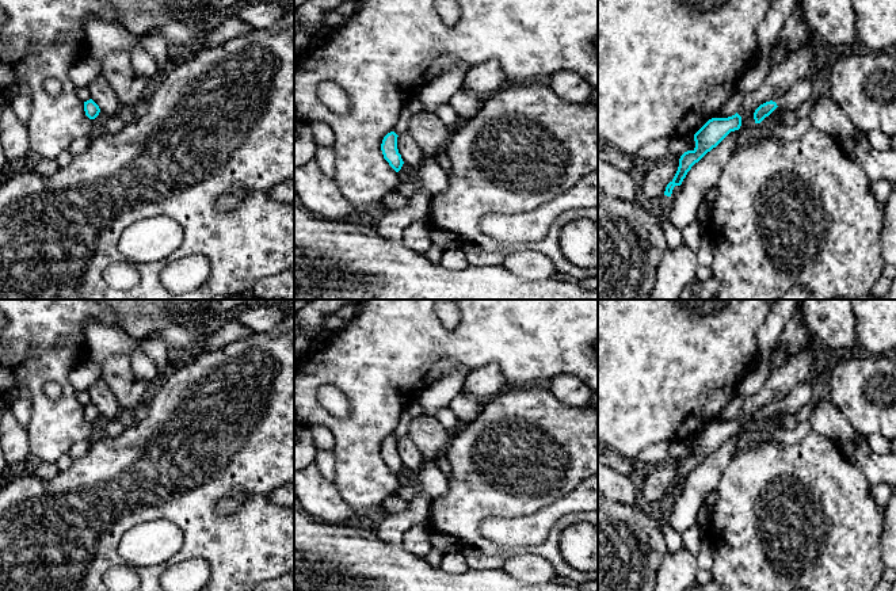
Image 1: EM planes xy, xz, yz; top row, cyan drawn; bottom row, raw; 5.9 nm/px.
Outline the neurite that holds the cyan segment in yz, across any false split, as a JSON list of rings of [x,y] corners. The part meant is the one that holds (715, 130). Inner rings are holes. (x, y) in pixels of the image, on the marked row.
[[[736,113],[728,118],[709,119],[695,134],[695,148],[685,152],[679,159],[679,167],[674,179],[667,184],[664,195],[671,197],[675,186],[680,186],[691,167],[708,152],[716,148],[731,131],[739,130],[741,117]]]

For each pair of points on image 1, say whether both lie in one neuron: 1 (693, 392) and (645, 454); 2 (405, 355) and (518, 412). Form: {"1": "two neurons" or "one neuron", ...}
{"1": "two neurons", "2": "two neurons"}

